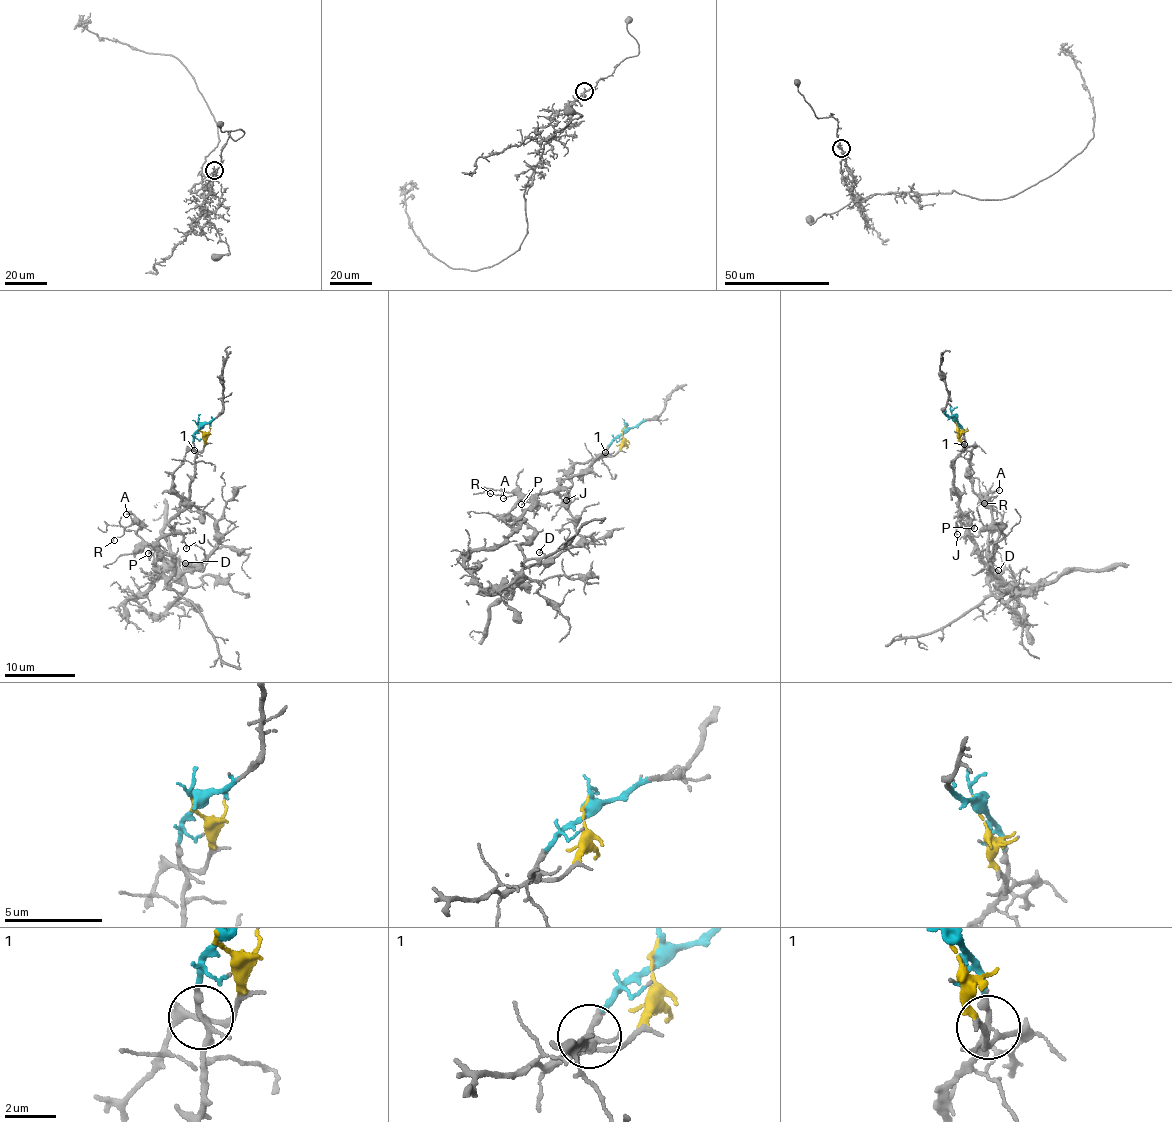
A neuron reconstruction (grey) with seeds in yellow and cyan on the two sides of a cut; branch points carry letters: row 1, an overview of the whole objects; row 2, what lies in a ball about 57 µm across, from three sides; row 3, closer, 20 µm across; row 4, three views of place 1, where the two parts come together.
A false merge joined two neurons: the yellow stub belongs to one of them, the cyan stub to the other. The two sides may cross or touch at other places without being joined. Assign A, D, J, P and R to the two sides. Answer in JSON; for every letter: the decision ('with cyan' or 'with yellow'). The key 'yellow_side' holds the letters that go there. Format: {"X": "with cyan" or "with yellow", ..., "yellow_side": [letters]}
{"A": "with yellow", "D": "with yellow", "J": "with cyan", "P": "with cyan", "R": "with yellow", "yellow_side": ["A", "D", "R"]}

